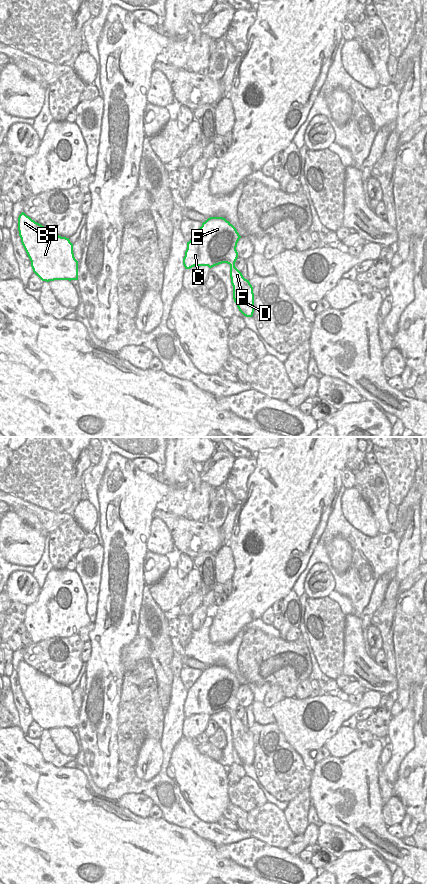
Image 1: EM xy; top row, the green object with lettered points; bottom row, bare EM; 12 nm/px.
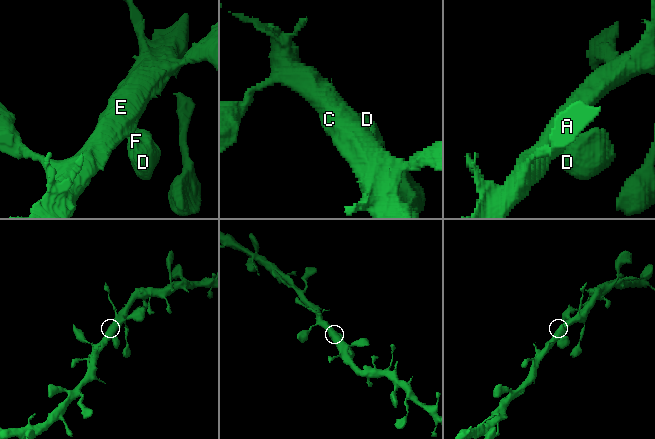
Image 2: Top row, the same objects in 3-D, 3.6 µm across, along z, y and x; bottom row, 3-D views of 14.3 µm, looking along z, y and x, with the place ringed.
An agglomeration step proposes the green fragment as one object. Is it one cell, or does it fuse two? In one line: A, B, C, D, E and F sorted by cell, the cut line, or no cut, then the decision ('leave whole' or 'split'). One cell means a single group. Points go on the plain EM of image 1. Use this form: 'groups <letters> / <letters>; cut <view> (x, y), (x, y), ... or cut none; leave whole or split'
groups A B C D E F; cut none; leave whole

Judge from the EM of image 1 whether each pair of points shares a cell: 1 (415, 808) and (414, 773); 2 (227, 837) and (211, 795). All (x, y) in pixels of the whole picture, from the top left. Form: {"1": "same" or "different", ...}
{"1": "same", "2": "different"}

